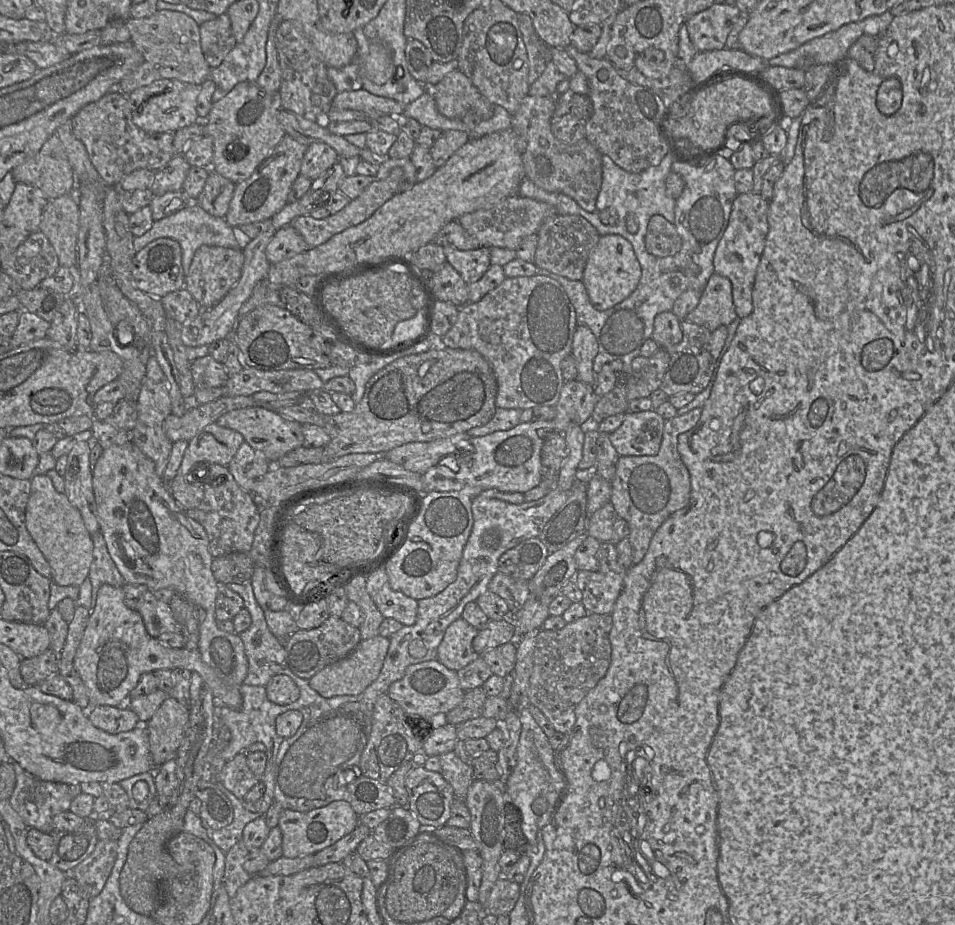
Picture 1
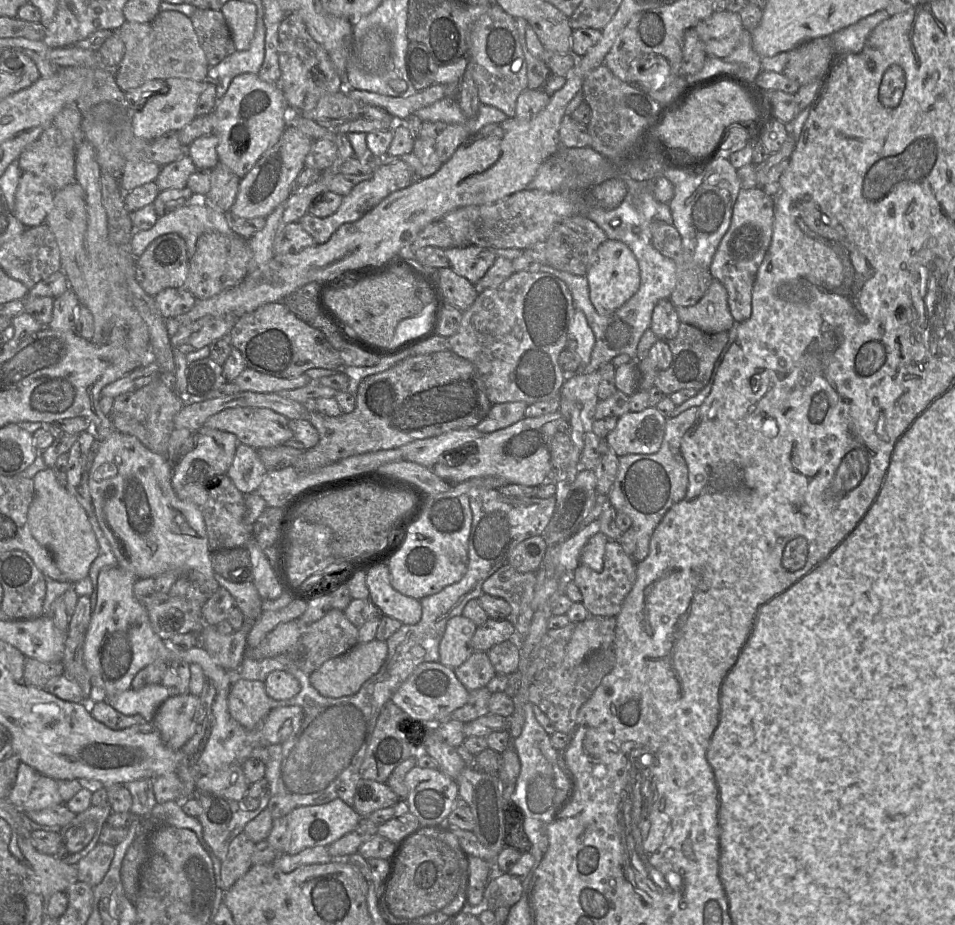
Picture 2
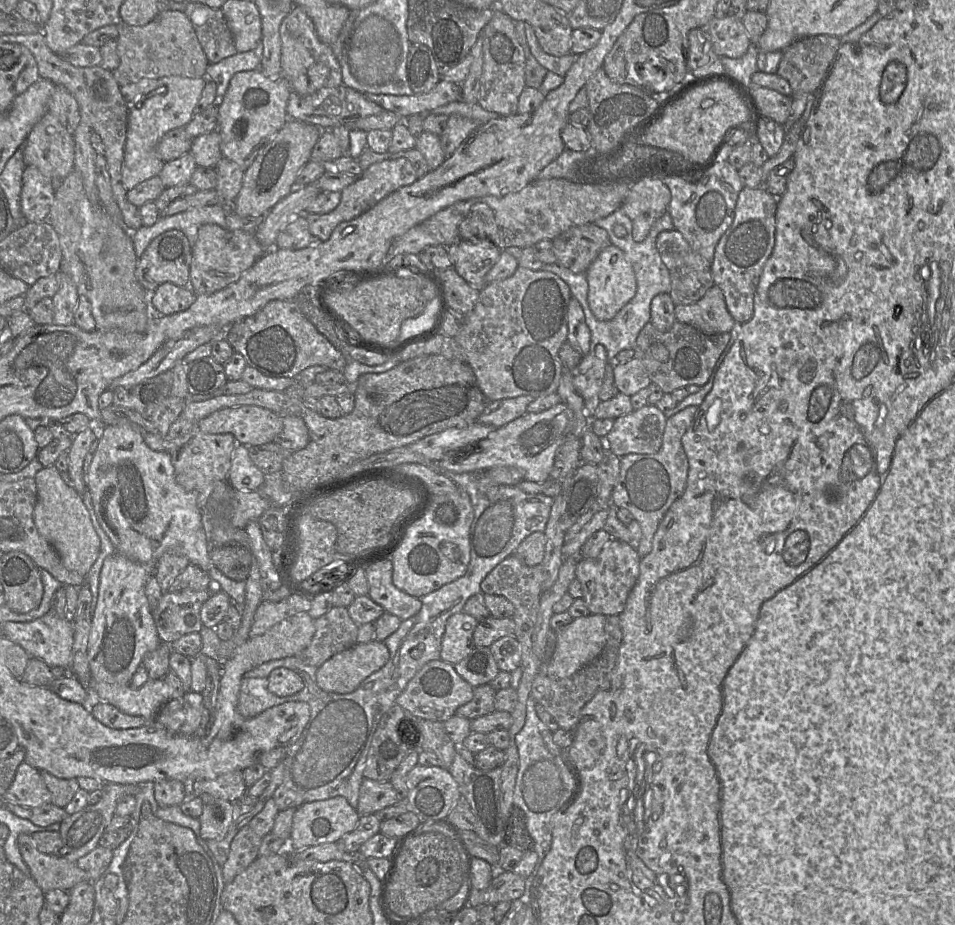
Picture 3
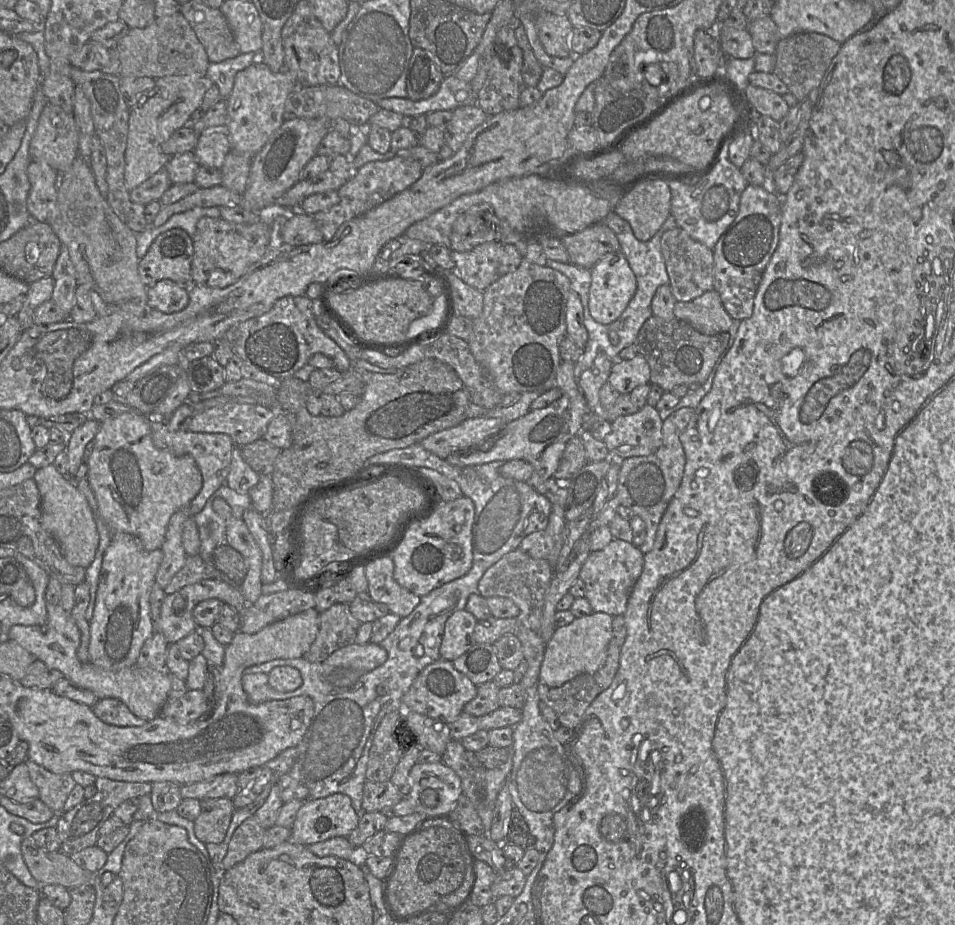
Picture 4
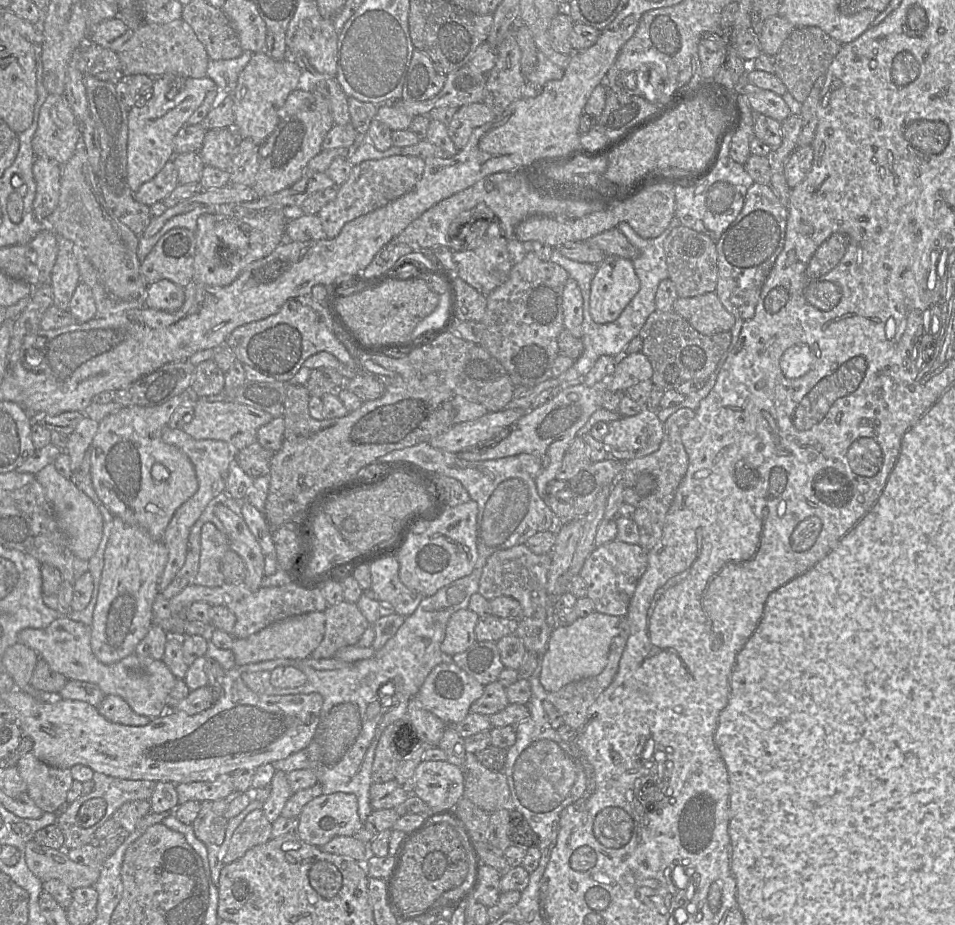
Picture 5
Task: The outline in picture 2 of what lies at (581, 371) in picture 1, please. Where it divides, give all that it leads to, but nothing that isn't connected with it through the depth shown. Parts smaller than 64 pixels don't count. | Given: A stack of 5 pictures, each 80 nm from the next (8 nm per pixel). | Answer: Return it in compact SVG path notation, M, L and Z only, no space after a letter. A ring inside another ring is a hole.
M576 309L568 333L568 349L578 357L579 371L591 360L595 336L585 314Z

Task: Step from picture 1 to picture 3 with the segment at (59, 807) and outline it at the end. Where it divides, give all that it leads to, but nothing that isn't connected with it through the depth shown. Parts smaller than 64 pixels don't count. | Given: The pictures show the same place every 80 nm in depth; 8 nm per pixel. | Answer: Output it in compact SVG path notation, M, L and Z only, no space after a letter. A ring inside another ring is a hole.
M23 761L17 768L12 784L3 795L3 800L23 807L38 807L51 803L51 793L41 772Z

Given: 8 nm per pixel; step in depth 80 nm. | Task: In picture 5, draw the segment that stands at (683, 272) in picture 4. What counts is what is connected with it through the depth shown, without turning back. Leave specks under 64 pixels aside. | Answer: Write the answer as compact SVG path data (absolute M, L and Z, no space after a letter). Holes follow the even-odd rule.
M680 225L664 241L669 279L675 284L678 297L690 298L715 292L718 280L716 243L707 235Z

